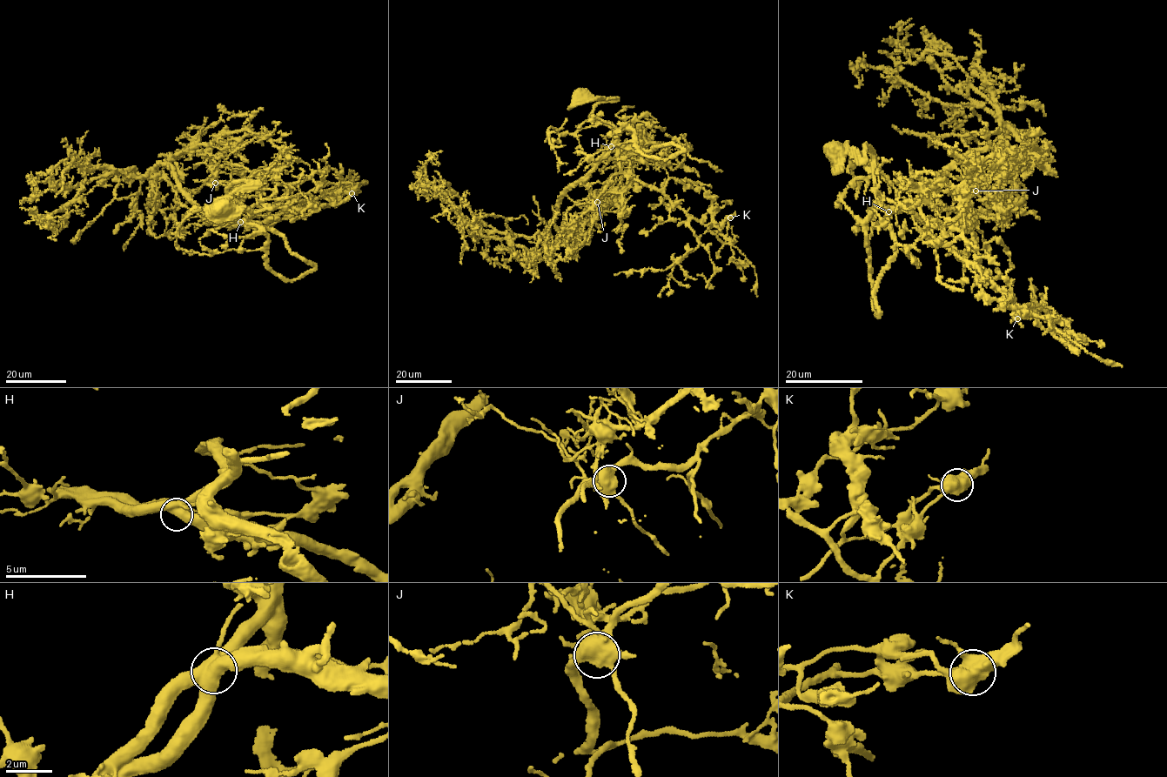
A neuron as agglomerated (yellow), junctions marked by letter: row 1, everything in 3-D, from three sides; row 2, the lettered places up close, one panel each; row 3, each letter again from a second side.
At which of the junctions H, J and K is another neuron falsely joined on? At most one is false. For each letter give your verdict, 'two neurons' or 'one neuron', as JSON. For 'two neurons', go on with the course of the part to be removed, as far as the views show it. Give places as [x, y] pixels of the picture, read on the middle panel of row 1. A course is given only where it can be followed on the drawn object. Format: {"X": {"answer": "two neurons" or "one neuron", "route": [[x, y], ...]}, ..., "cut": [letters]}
{"H": {"answer": "one neuron"}, "J": {"answer": "one neuron"}, "K": {"answer": "two neurons", "route": [[730, 217], [710, 226], [711, 198], [704, 196]]}, "cut": ["K"]}

